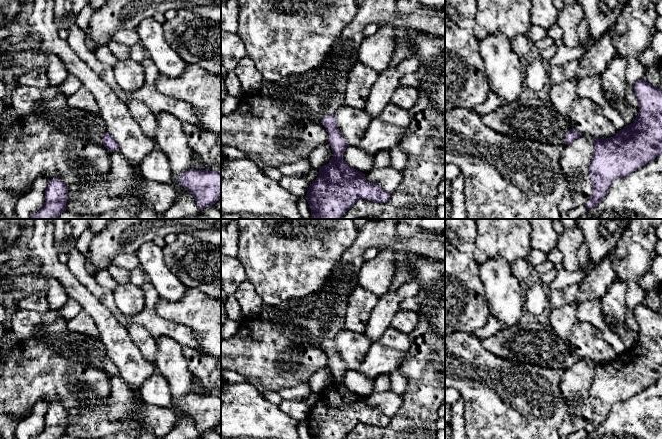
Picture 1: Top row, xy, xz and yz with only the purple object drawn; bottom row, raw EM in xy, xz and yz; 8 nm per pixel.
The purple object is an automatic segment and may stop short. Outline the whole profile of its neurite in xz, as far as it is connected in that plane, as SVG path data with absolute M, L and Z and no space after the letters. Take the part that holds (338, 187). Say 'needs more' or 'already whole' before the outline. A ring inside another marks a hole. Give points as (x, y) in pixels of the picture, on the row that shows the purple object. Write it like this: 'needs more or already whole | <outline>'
already whole | M334 114L327 115L321 123L327 129L328 142L333 151L333 157L328 164L318 169L317 179L308 188L306 199L312 219L340 219L357 201L362 199L376 203L387 202L391 194L382 189L380 185L367 181L364 173L352 168L343 159L345 149L349 145L340 134Z

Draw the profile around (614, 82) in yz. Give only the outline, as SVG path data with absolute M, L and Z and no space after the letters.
M616 54L607 69L600 75L602 93L608 102L615 98L625 99L627 90L627 62Z

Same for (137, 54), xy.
M135 44L130 47L130 59L142 63L145 59L143 47L140 44Z

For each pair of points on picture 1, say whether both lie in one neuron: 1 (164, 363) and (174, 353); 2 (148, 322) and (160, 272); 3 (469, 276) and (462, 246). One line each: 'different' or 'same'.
1: same
2: different
3: same

